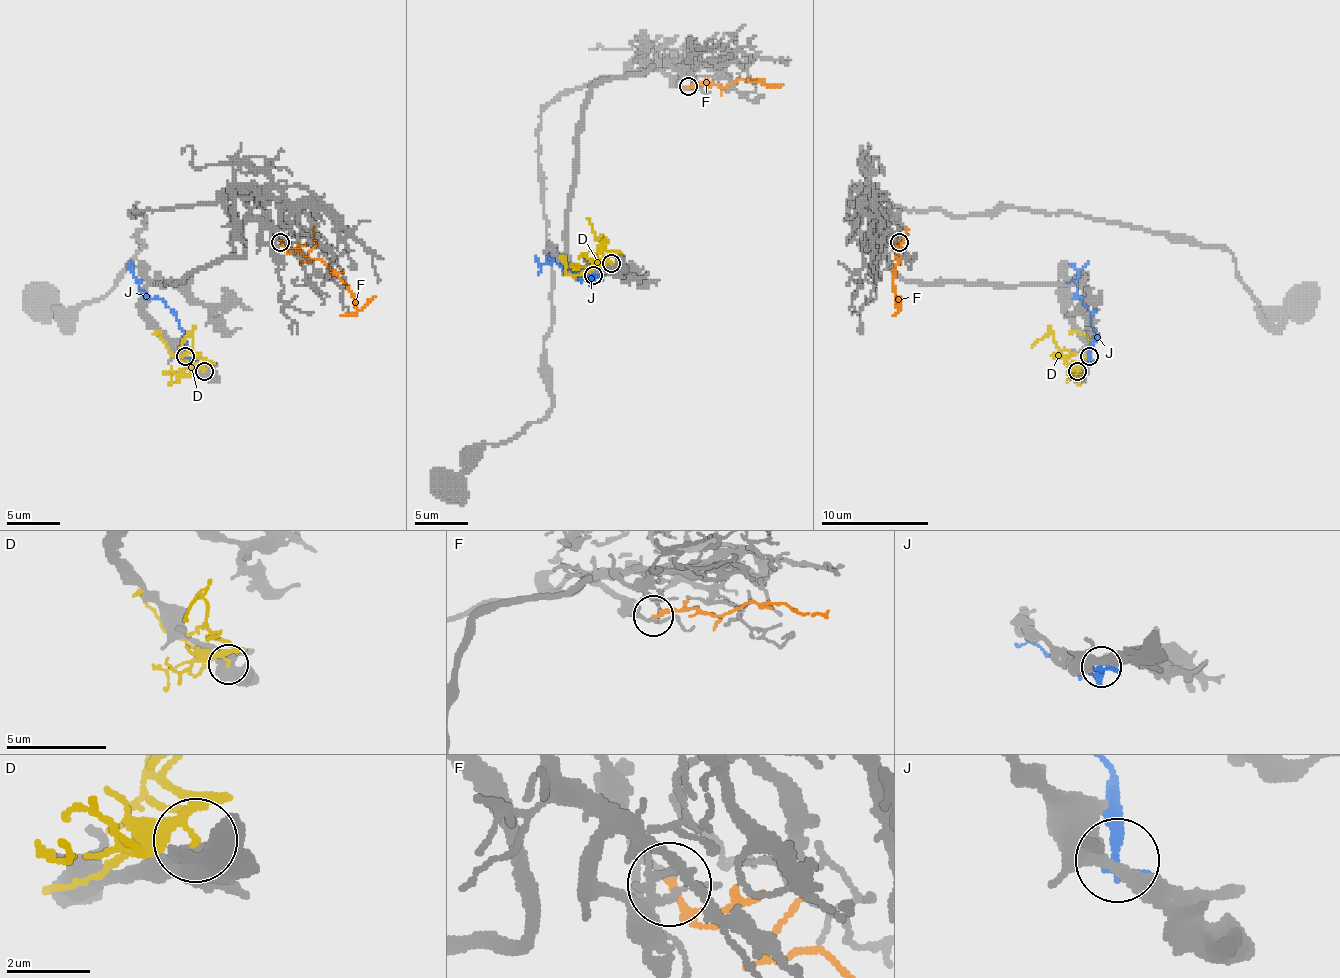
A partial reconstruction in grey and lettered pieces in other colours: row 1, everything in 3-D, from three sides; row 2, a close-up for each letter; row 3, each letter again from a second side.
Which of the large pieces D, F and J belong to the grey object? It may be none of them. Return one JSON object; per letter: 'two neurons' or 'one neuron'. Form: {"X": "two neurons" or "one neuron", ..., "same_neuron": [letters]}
{"D": "two neurons", "F": "one neuron", "J": "two neurons", "same_neuron": ["F"]}

